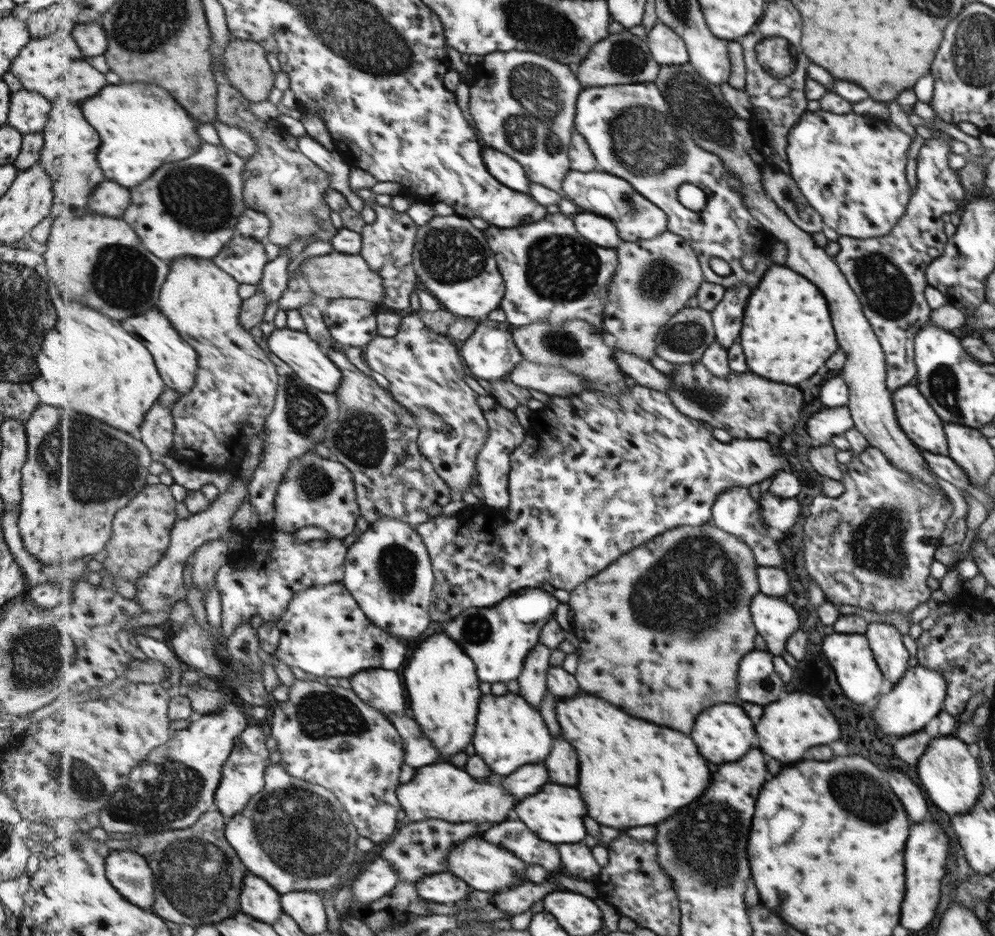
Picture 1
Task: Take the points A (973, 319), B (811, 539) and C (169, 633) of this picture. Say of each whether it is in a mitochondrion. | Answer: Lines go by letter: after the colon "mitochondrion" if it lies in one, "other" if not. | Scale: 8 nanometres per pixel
A: other
B: other
C: other

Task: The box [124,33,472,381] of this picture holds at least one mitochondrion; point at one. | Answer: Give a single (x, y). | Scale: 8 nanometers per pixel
(198, 197)

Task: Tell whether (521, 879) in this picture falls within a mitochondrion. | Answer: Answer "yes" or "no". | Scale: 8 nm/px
no

